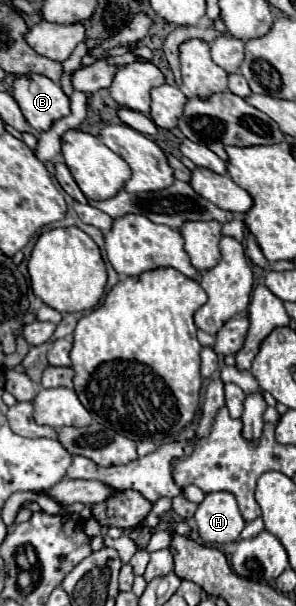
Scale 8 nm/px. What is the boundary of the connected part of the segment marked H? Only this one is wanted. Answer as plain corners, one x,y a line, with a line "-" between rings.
224,491
206,495
204,501
198,505
194,519
198,525
198,535
206,543
220,543
220,545
238,541
246,525
234,495
228,495

